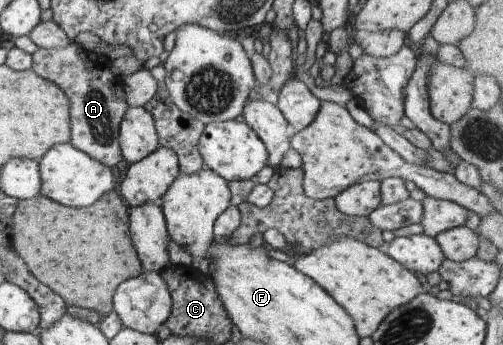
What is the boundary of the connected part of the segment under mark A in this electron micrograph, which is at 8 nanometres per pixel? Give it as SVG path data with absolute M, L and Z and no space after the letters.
M75 40L63 48L38 48L32 54L32 69L41 78L54 82L69 98L70 143L112 169L124 159L119 144L119 127L129 106L124 83L111 72L111 64L111 58L98 56Z

